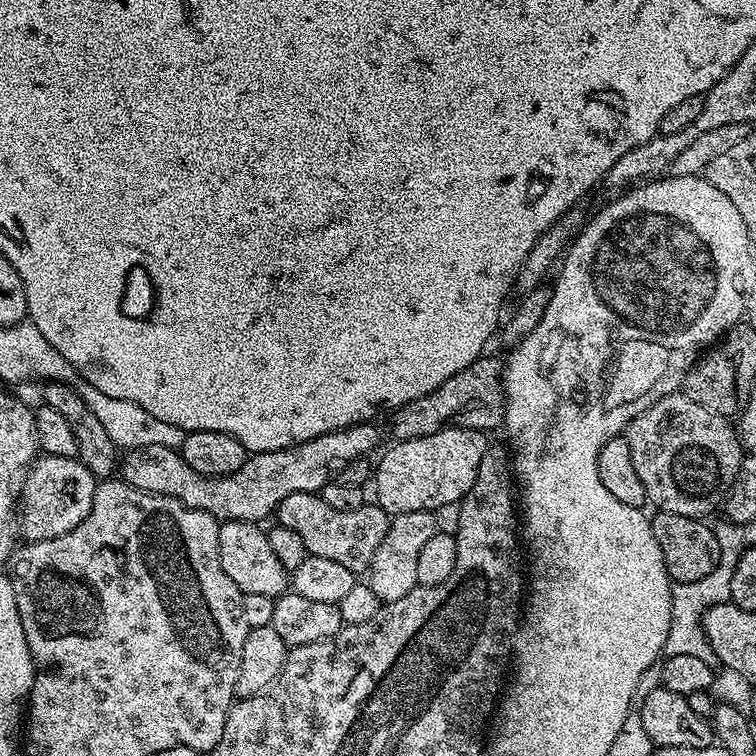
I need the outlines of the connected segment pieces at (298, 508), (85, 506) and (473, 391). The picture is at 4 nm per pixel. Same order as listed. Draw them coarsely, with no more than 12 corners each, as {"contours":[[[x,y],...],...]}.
{"contours":[[[319,494],[282,498],[276,524],[309,556],[367,573],[389,513],[334,510]],[[41,455],[18,492],[25,541],[70,534],[98,481],[76,456]],[[477,358],[395,409],[396,440],[504,423],[502,364]]]}

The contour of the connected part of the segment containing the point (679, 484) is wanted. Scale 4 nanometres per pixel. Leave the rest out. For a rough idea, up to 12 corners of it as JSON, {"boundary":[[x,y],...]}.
{"boundary":[[680,390],[629,422],[647,503],[707,517],[740,469],[733,421]]}

